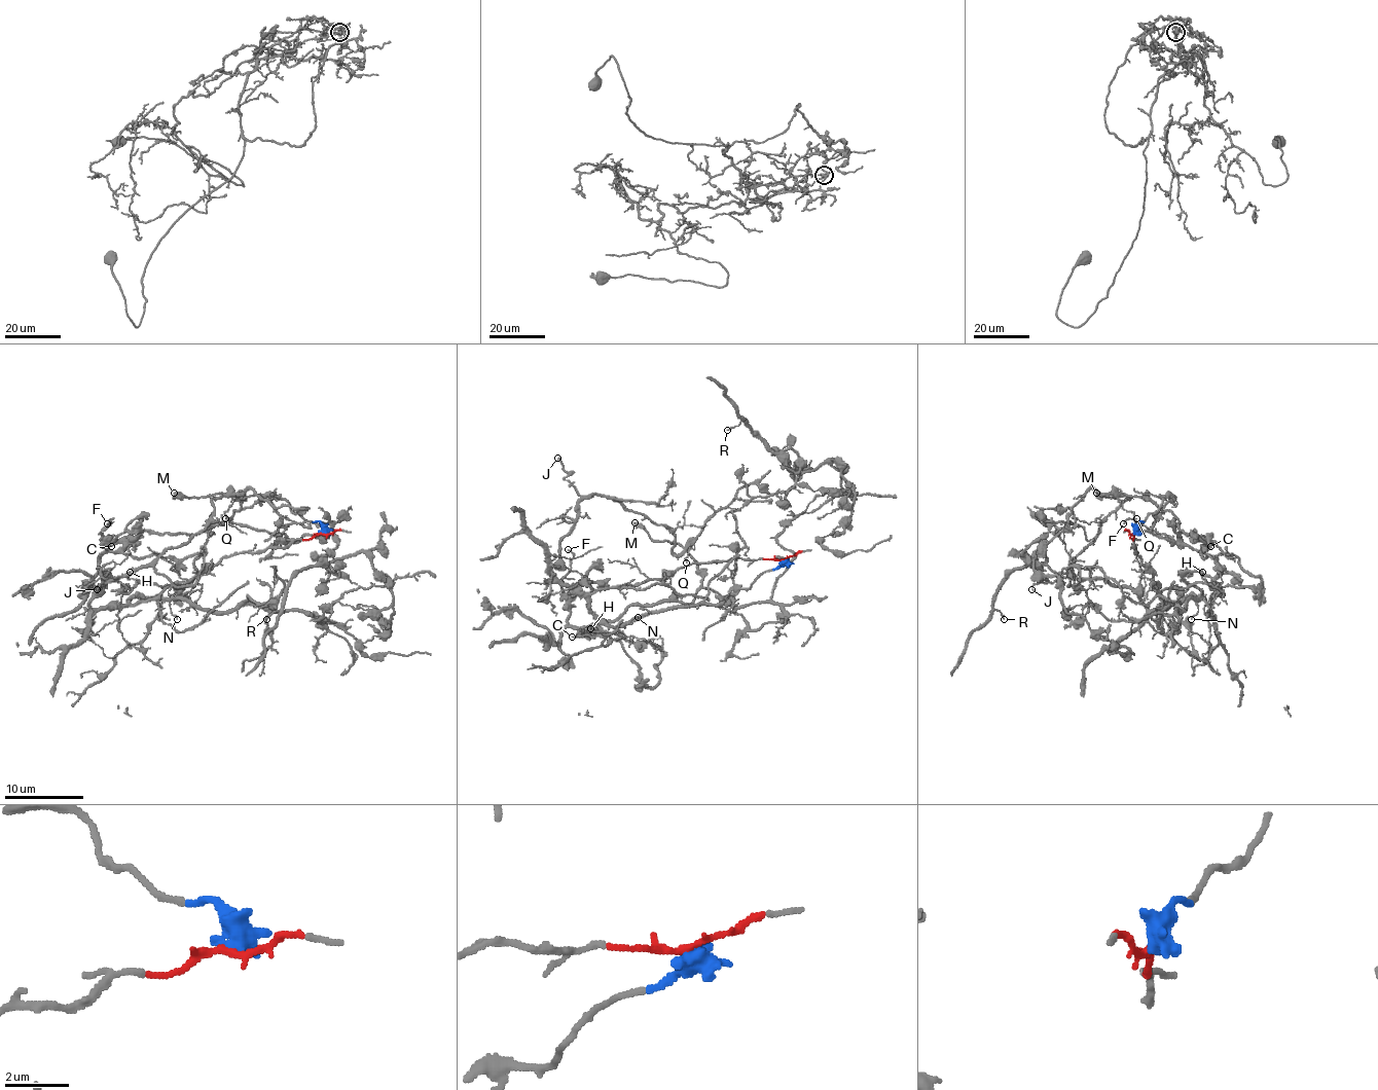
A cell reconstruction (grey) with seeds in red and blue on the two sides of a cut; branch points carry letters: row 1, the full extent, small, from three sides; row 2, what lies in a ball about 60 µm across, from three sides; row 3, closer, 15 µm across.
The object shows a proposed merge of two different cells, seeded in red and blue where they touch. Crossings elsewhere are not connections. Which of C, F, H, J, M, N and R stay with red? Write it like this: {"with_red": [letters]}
{"with_red": ["J", "N", "R"]}

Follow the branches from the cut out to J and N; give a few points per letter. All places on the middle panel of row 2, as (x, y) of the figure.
J: (784, 558), (695, 562), (661, 579), (571, 590), (551, 567), (573, 525), (579, 492), (557, 459)
N: (784, 558), (691, 562), (661, 579), (601, 588), (590, 596), (590, 610), (608, 624), (626, 625), (638, 618)

